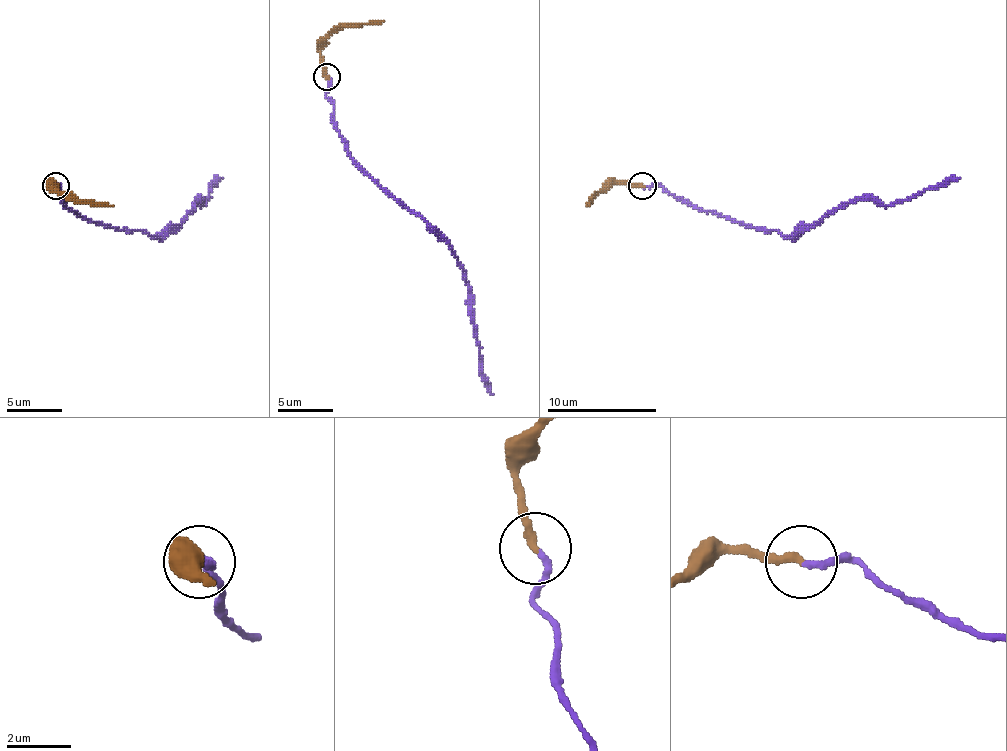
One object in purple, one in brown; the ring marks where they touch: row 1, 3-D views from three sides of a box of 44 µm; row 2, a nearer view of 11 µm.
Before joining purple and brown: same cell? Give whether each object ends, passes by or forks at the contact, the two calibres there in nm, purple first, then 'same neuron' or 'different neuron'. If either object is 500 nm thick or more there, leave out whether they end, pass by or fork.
purple ends; brown ends; calibres 190 and 280 nm; same neuron

